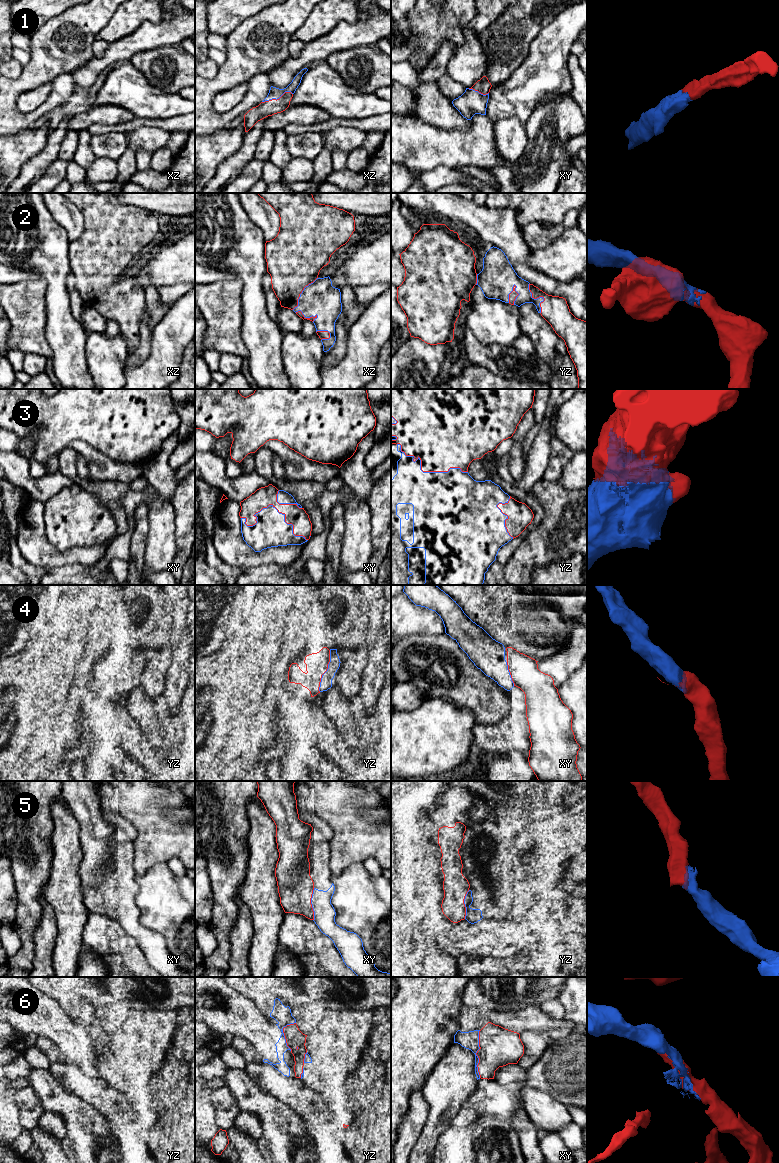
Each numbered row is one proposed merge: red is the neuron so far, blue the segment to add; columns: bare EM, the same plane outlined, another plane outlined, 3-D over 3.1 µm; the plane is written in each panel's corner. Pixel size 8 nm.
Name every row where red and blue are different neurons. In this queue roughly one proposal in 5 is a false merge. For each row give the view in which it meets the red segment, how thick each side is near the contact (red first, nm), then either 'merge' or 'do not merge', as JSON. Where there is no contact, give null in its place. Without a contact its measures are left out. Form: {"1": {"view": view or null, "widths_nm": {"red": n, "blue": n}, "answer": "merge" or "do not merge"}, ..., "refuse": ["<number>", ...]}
{"1": {"view": "xz", "widths_nm": {"red": 130, "blue": 100}, "answer": "merge"}, "2": {"view": "yz", "widths_nm": {"red": 220, "blue": 110}, "answer": "merge"}, "3": {"view": "xy", "widths_nm": {"red": 160, "blue": 260}, "answer": "merge"}, "4": {"view": "yz", "widths_nm": {"red": 180, "blue": 100}, "answer": "merge"}, "5": {"view": "xy", "widths_nm": {"red": 280, "blue": 180}, "answer": "merge"}, "6": {"view": "xy", "widths_nm": {"red": 300, "blue": 140}, "answer": "merge"}, "refuse": []}

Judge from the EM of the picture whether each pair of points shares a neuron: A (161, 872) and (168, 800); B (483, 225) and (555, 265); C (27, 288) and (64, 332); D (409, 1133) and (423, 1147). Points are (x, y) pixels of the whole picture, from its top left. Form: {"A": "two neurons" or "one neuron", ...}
{"A": "two neurons", "B": "two neurons", "C": "two neurons", "D": "two neurons"}

